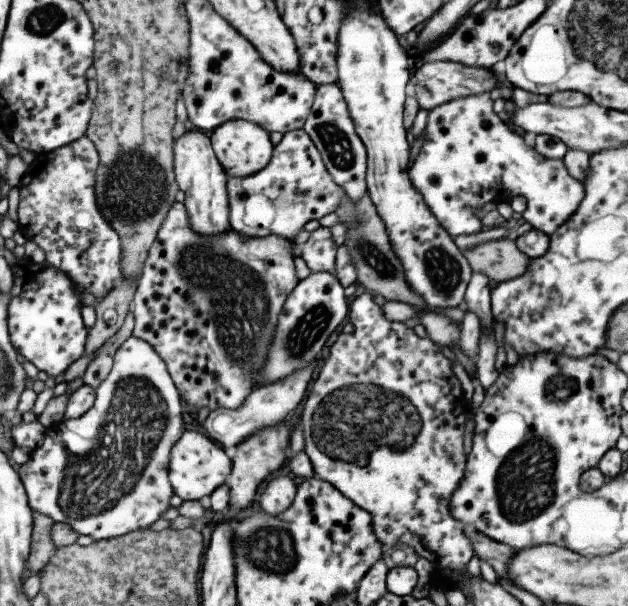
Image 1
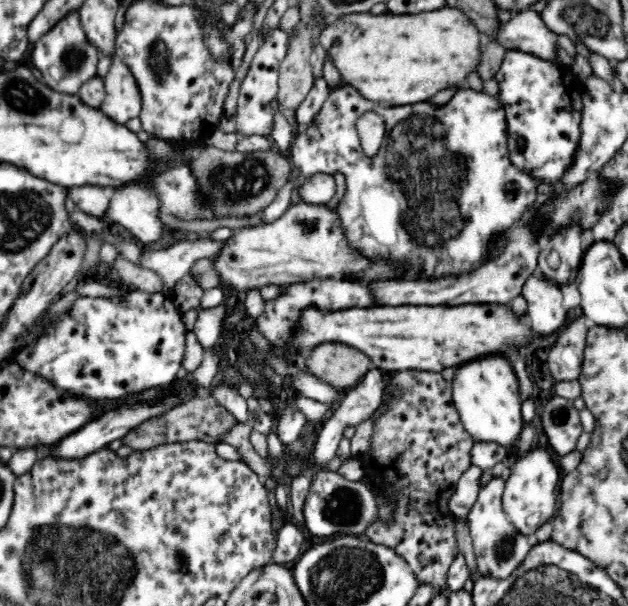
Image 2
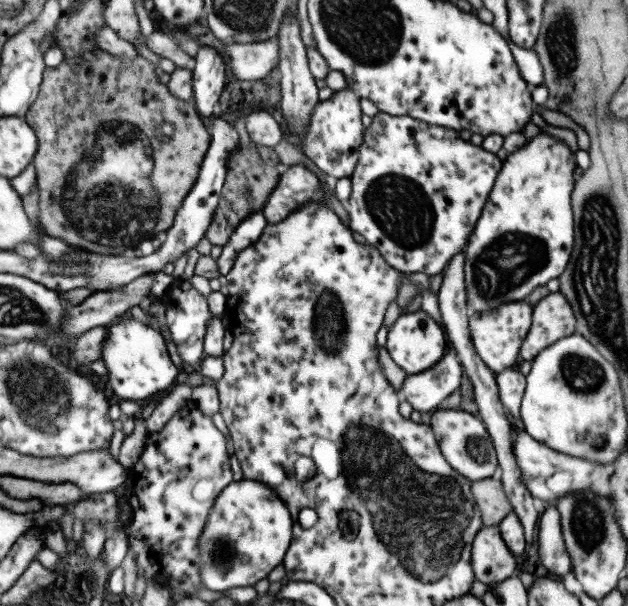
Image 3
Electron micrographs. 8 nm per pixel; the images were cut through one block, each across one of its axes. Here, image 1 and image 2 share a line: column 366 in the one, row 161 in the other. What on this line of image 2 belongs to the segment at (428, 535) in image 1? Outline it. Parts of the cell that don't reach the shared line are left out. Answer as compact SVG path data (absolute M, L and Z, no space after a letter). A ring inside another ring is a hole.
M352 86L340 88L340 90L331 90L328 97L323 102L319 112L316 114L314 121L301 128L293 138L291 144L290 159L294 165L300 168L300 175L297 178L297 184L304 182L306 178L314 176L316 172L322 172L334 176L340 173L344 176L346 191L342 199L338 202L338 206L334 211L340 217L340 229L346 235L346 241L350 245L350 249L358 251L360 255L368 257L374 263L380 259L392 260L396 264L402 264L406 268L404 278L414 278L414 280L436 280L436 278L444 278L444 276L460 276L460 274L469 273L484 262L486 262L489 254L489 244L497 239L501 234L506 234L512 229L516 222L526 214L527 210L536 202L538 198L537 188L543 182L541 178L530 174L526 170L520 170L512 164L510 160L510 149L508 149L508 131L507 119L505 118L505 110L496 98L489 96L485 92L477 92L470 88L460 90L458 94L454 94L454 98L444 104L444 106L430 106L426 102L420 104L408 104L408 106L392 106L392 108L382 108L380 104L372 104L370 100L364 100L364 96L360 96ZM366 110L374 110L378 112L385 122L385 135L382 140L381 148L374 157L366 156L361 146L358 131L354 122L358 120L358 116L362 116Z

